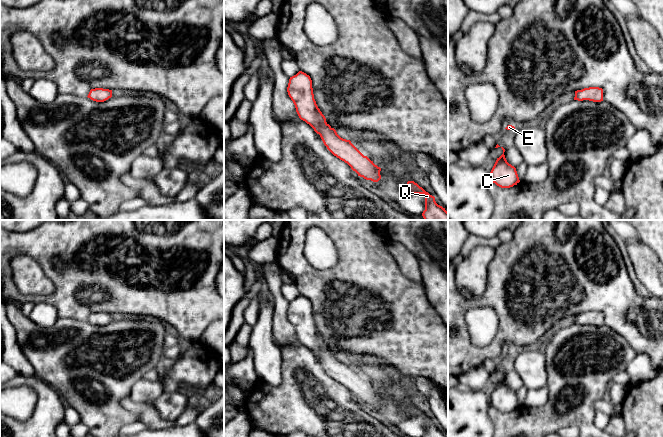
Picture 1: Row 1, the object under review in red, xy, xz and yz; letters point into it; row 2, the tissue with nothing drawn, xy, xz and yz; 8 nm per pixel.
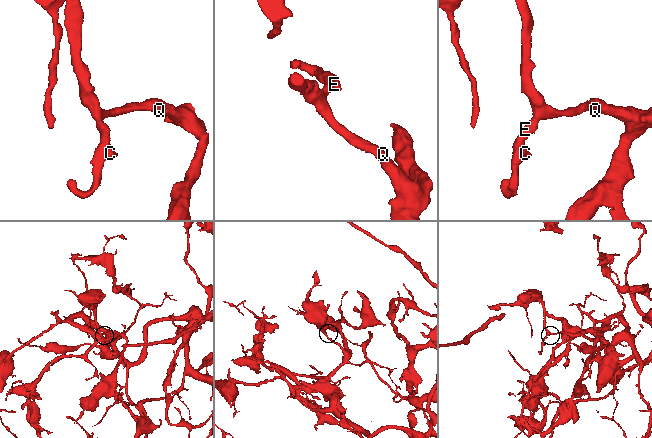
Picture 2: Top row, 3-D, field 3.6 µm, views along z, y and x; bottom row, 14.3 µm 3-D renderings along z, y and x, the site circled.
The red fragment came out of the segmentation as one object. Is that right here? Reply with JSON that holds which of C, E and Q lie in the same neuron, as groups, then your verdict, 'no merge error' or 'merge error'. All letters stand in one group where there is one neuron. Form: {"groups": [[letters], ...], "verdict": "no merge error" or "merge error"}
{"groups": [["C", "E", "Q"]], "verdict": "no merge error"}

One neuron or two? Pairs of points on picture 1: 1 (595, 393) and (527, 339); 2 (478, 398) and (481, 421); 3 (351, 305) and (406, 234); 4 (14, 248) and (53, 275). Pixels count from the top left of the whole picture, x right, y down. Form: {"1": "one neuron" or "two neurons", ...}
{"1": "two neurons", "2": "one neuron", "3": "two neurons", "4": "one neuron"}

